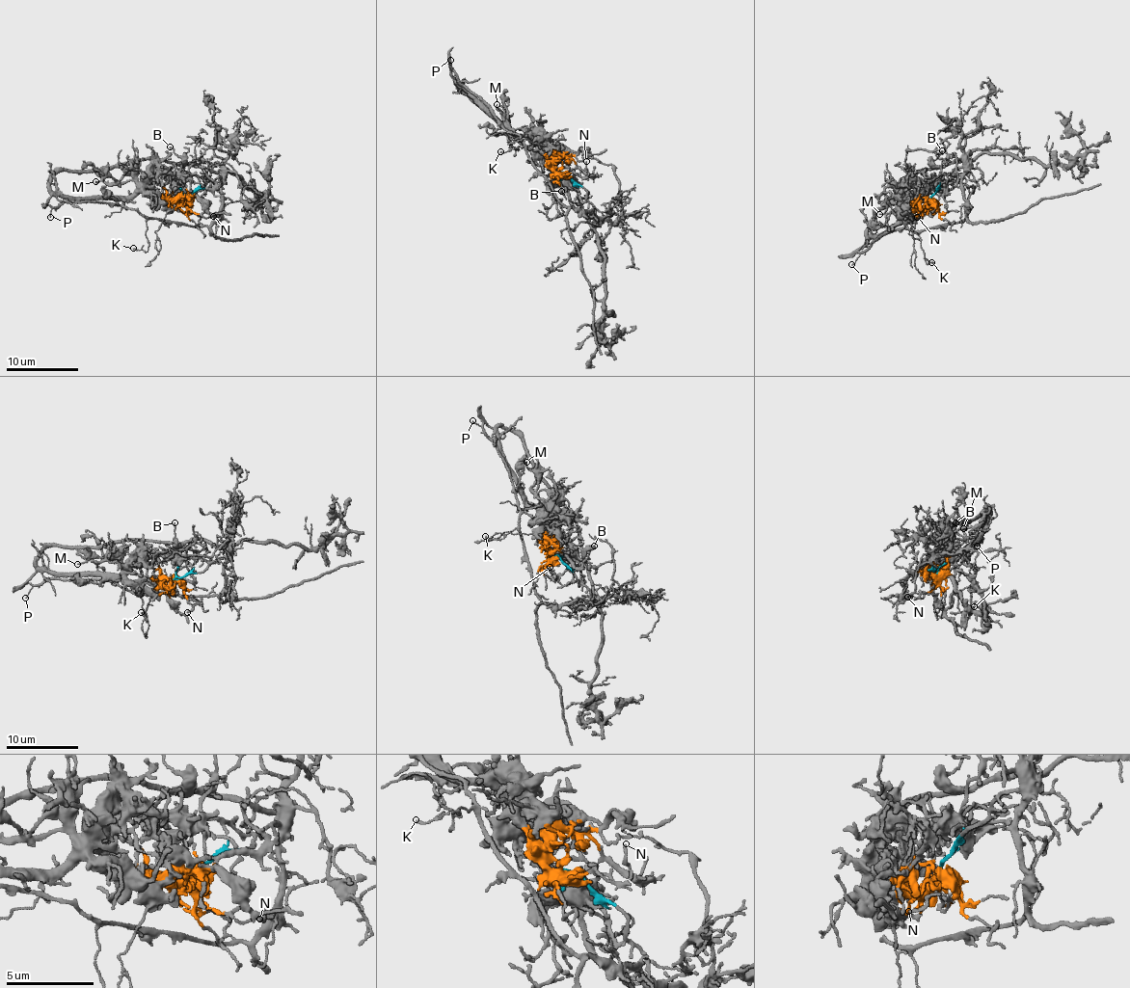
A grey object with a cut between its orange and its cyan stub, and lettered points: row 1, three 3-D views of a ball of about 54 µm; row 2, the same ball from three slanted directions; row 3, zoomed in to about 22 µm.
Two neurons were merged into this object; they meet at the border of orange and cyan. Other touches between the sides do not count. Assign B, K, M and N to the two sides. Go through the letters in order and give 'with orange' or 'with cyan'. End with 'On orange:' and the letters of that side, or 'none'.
B: with orange
K: with cyan
M: with orange
N: with orange
On orange: B, M, N

